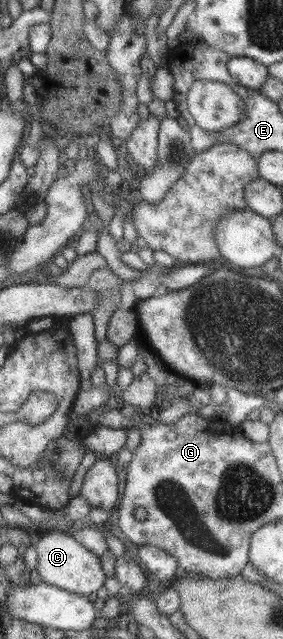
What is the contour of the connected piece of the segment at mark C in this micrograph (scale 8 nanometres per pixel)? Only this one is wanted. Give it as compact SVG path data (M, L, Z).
M37 531L33 546L36 548L37 554L36 572L41 582L48 583L71 594L85 597L97 592L104 584L104 579L107 576L101 569L100 559L87 551L80 543L77 543L68 532Z

